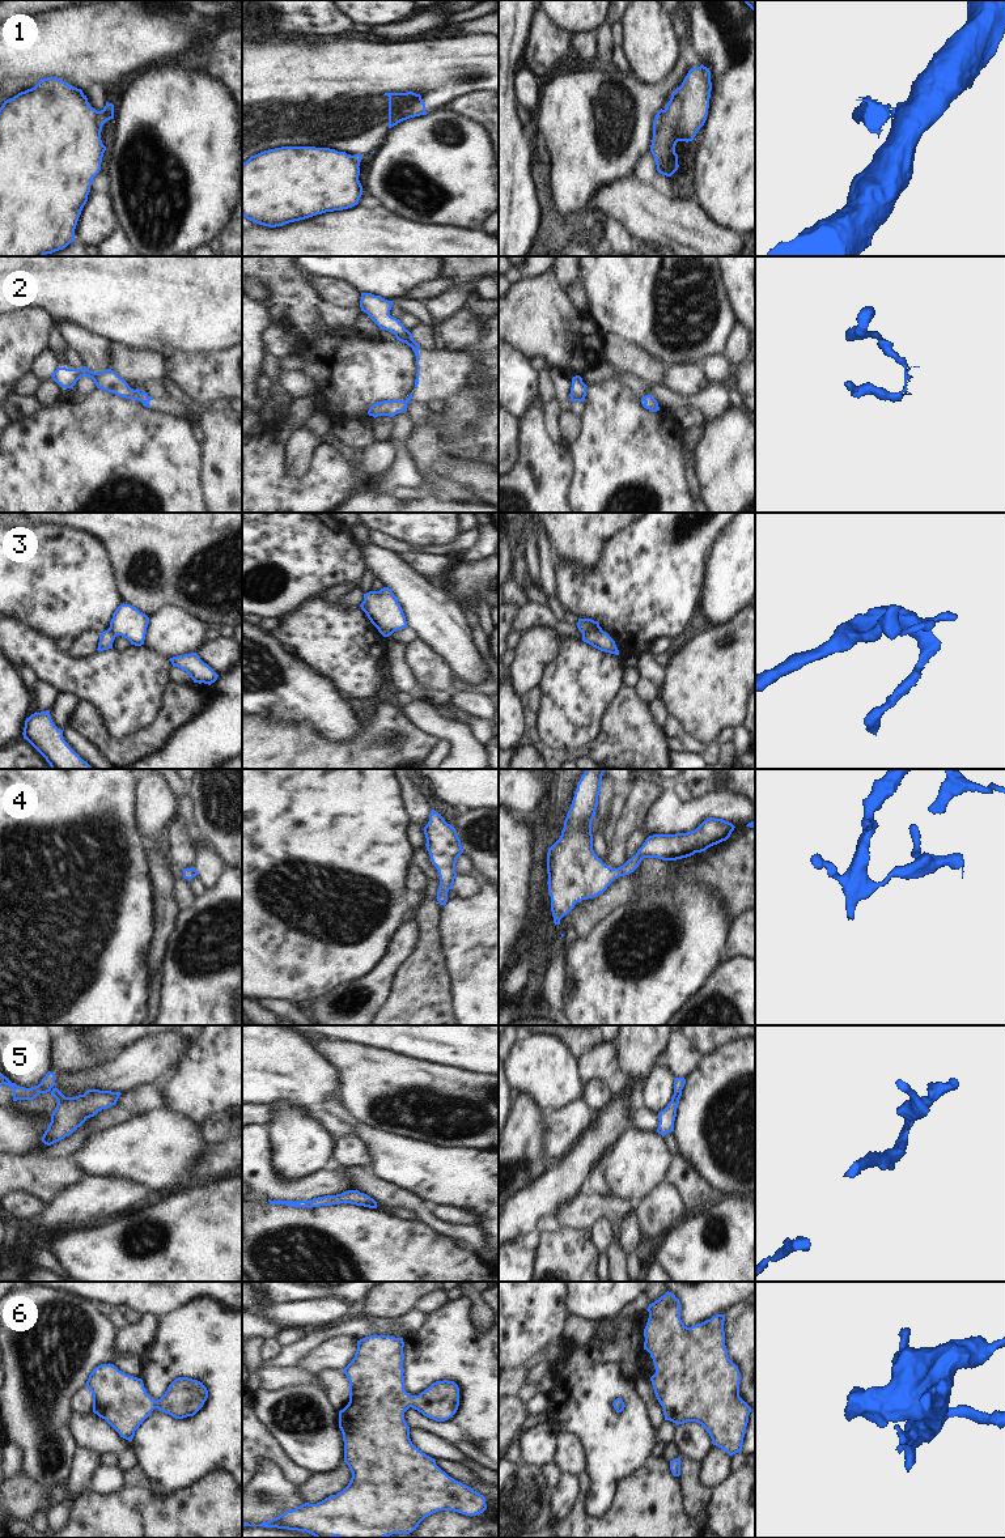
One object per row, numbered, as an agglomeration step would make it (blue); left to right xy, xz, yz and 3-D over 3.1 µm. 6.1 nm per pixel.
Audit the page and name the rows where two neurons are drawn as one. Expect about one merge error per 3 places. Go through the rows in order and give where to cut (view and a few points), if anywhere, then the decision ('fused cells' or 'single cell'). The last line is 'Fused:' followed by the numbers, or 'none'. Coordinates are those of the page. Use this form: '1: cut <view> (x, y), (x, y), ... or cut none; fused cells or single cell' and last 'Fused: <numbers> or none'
1: cut xy (97, 111), (101, 127); fused cells
2: cut none; single cell
3: cut yz (602, 631), (582, 634); fused cells
4: cut none; single cell
5: cut none; single cell
6: cut none; single cell
Fused: 1, 3

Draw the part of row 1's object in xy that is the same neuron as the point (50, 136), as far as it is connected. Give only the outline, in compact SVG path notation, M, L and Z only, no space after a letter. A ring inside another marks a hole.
M58 77L41 78L39 82L13 98L4 101L0 107L0 256L44 256L65 248L75 241L75 229L84 205L88 201L93 178L101 170L106 146L101 140L98 111L93 109L81 89Z

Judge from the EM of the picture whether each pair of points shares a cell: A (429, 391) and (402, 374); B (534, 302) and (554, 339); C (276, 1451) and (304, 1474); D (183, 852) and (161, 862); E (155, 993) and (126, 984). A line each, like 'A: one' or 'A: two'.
A: two
B: one
C: one
D: two
E: two

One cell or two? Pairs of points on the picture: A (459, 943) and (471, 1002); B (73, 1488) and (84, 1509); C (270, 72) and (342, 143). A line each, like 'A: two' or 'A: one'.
A: one
B: two
C: one

